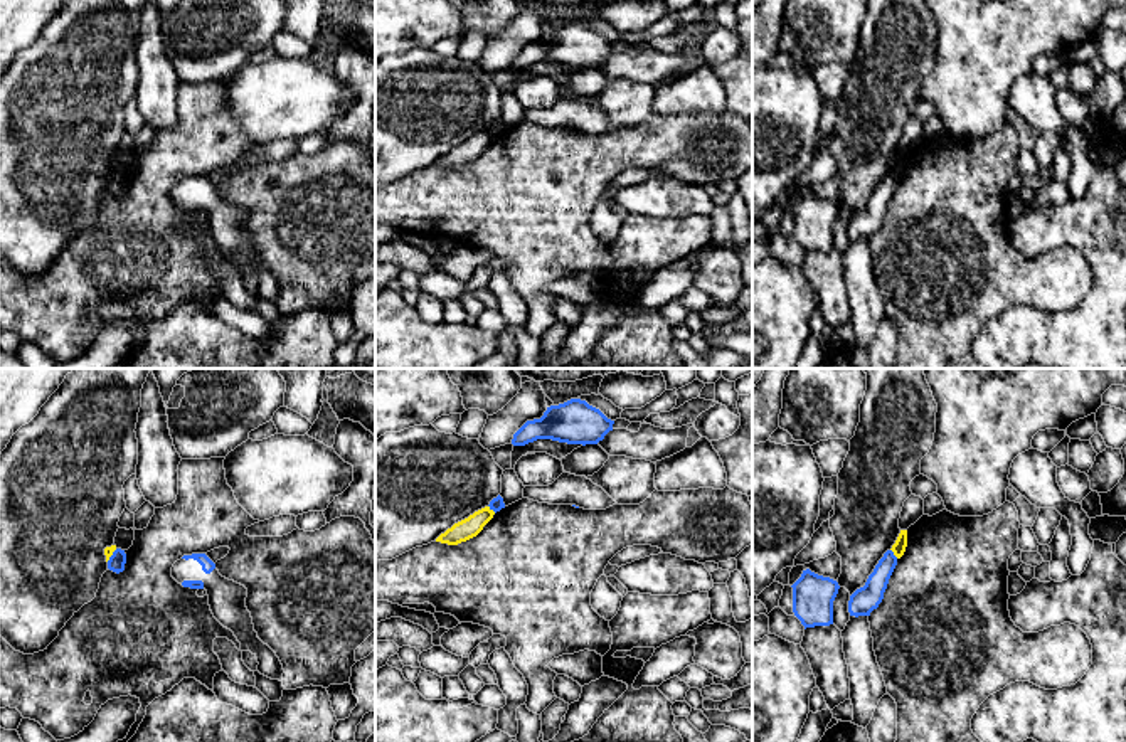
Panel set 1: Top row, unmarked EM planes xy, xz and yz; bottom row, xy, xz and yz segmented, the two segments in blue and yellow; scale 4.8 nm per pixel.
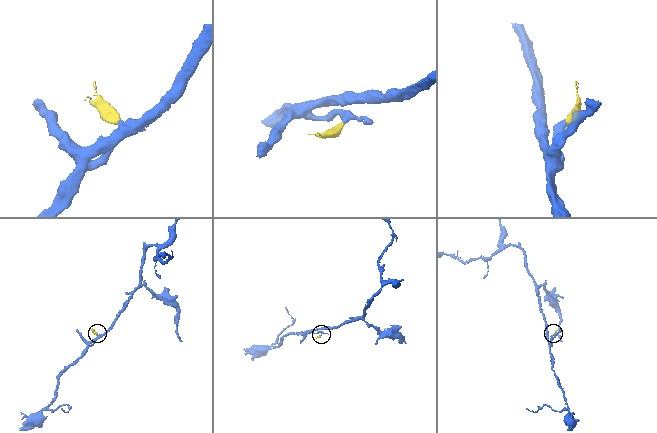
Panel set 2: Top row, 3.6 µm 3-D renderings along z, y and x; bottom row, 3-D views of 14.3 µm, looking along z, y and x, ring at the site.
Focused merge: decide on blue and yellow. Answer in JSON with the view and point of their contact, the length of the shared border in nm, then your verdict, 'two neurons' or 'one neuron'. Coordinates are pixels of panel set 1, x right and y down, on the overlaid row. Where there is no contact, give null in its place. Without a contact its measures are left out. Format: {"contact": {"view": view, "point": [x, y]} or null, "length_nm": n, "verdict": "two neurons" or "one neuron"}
{"contact": {"view": "xz", "point": [492, 508]}, "length_nm": 50, "verdict": "two neurons"}

